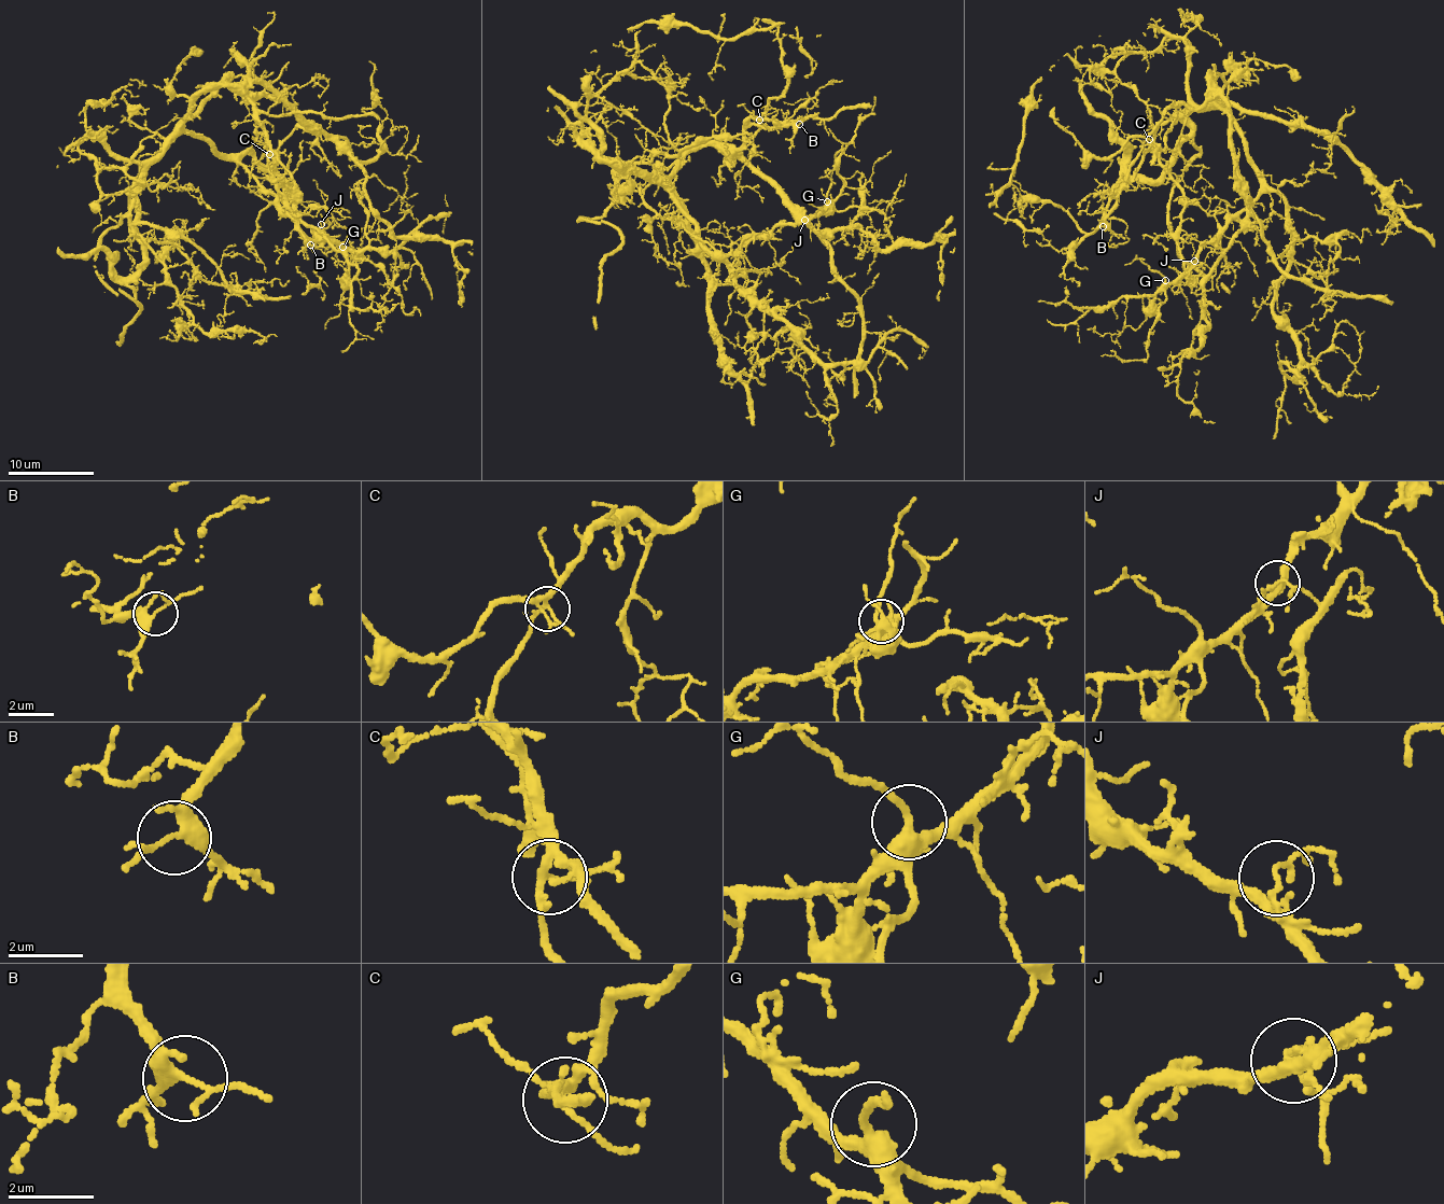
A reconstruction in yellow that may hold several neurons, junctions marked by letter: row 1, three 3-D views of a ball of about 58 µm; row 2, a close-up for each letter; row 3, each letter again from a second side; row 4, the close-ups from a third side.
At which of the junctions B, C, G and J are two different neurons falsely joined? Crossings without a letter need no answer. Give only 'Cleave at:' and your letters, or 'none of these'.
Cleave at: none of these

